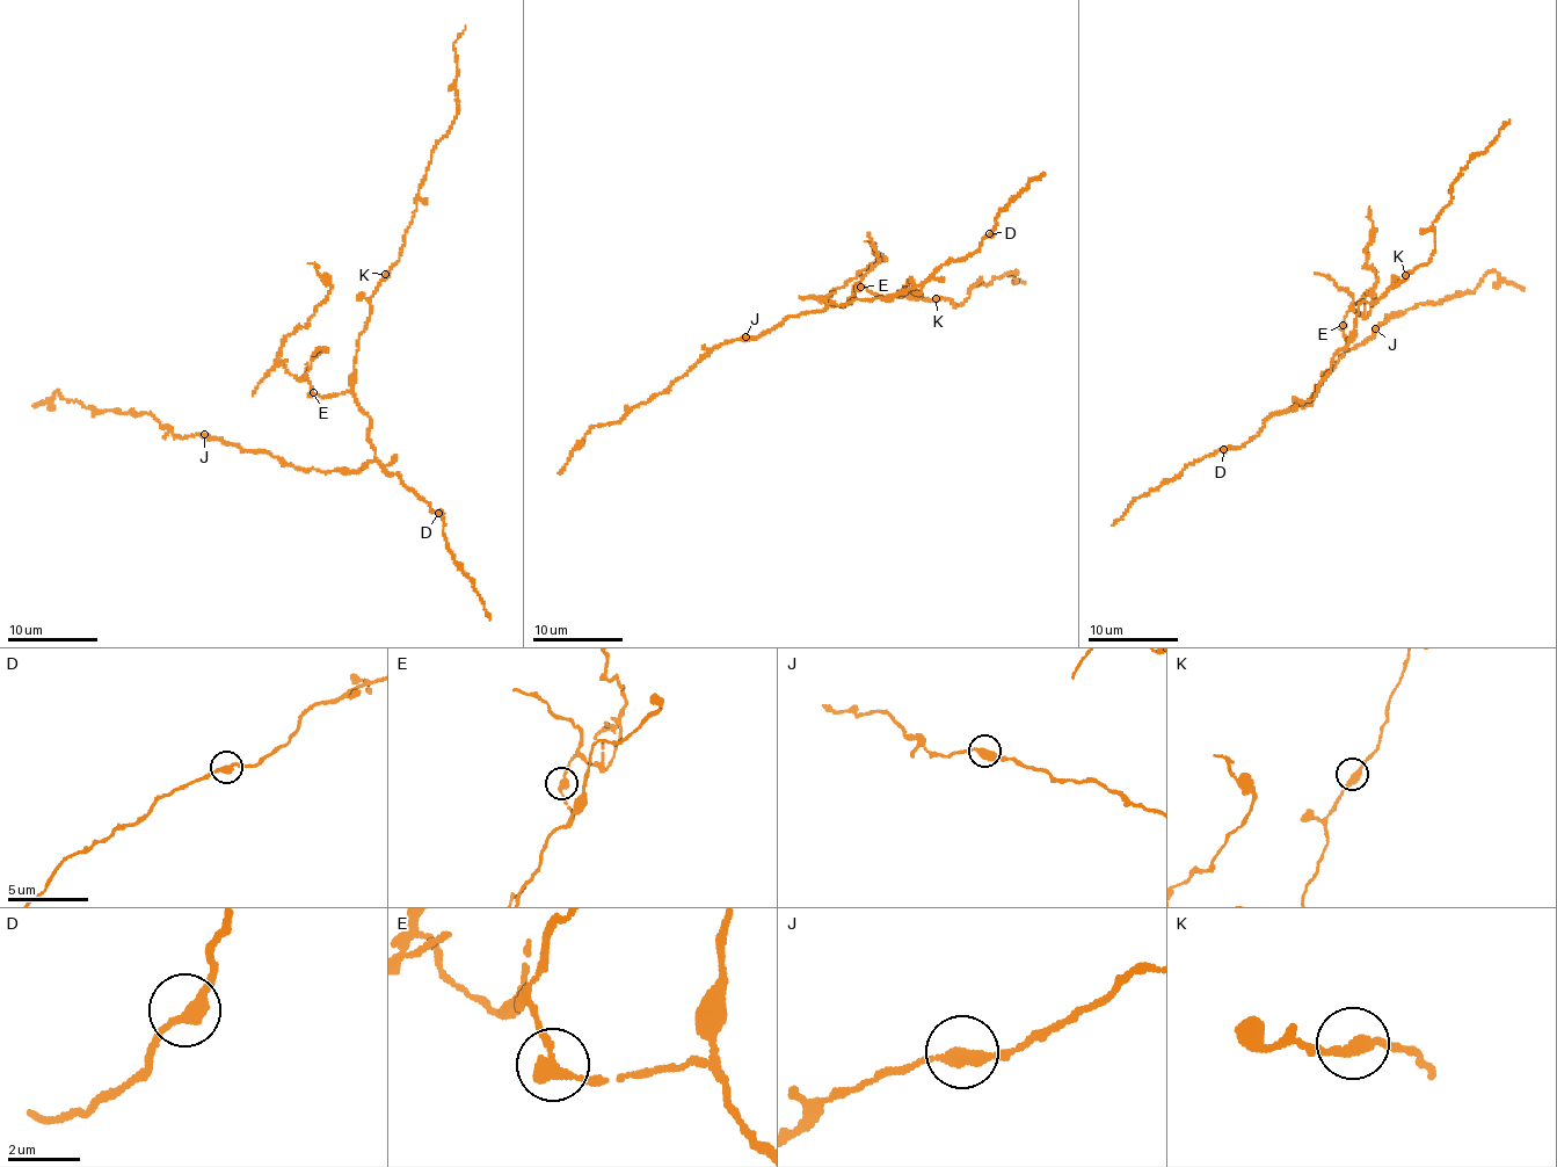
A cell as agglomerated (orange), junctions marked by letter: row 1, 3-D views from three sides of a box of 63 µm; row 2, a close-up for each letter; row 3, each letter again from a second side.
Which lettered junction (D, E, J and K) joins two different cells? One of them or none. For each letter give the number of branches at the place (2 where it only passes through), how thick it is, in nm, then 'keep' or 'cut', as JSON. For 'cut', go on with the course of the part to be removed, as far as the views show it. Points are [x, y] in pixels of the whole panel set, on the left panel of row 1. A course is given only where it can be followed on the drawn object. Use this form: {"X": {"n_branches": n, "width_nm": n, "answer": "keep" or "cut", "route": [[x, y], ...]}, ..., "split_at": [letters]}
{"D": {"n_branches": 2, "width_nm": 320, "answer": "keep"}, "E": {"n_branches": 2, "width_nm": 340, "answer": "cut", "route": [[312, 393], [306, 376], [297, 378], [278, 357], [285, 338], [307, 324], [330, 288], [317, 266], [307, 263]]}, "J": {"n_branches": 2, "width_nm": 360, "answer": "keep"}, "K": {"n_branches": 2, "width_nm": 320, "answer": "keep"}, "split_at": ["E"]}

